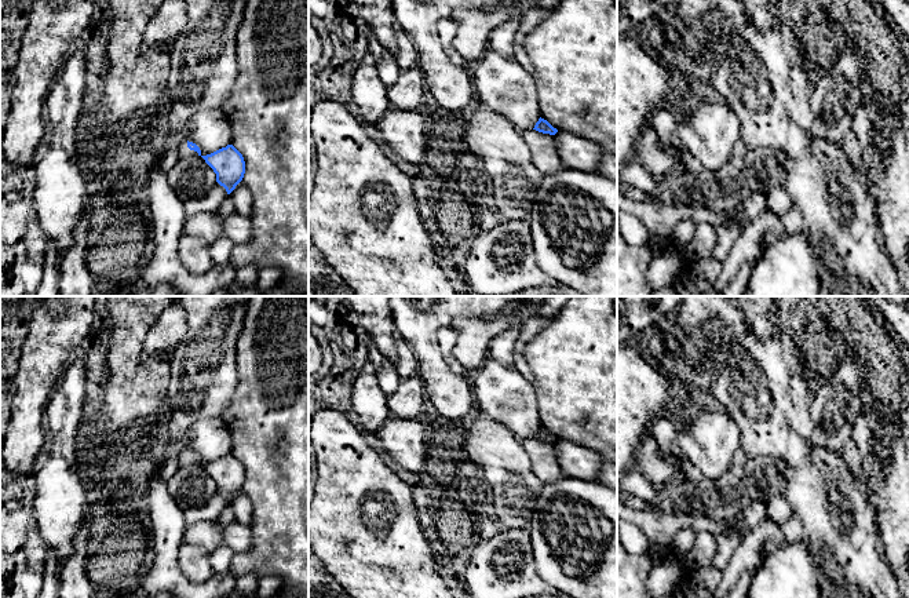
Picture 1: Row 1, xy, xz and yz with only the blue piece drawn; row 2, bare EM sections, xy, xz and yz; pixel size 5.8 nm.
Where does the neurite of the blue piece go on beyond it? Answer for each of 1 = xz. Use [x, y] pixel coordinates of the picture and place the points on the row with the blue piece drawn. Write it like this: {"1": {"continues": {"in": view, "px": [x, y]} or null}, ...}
{"1": {"continues": null}}

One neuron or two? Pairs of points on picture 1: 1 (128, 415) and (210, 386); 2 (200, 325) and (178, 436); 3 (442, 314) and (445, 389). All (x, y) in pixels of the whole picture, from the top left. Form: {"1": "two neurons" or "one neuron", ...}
{"1": "two neurons", "2": "one neuron", "3": "one neuron"}

